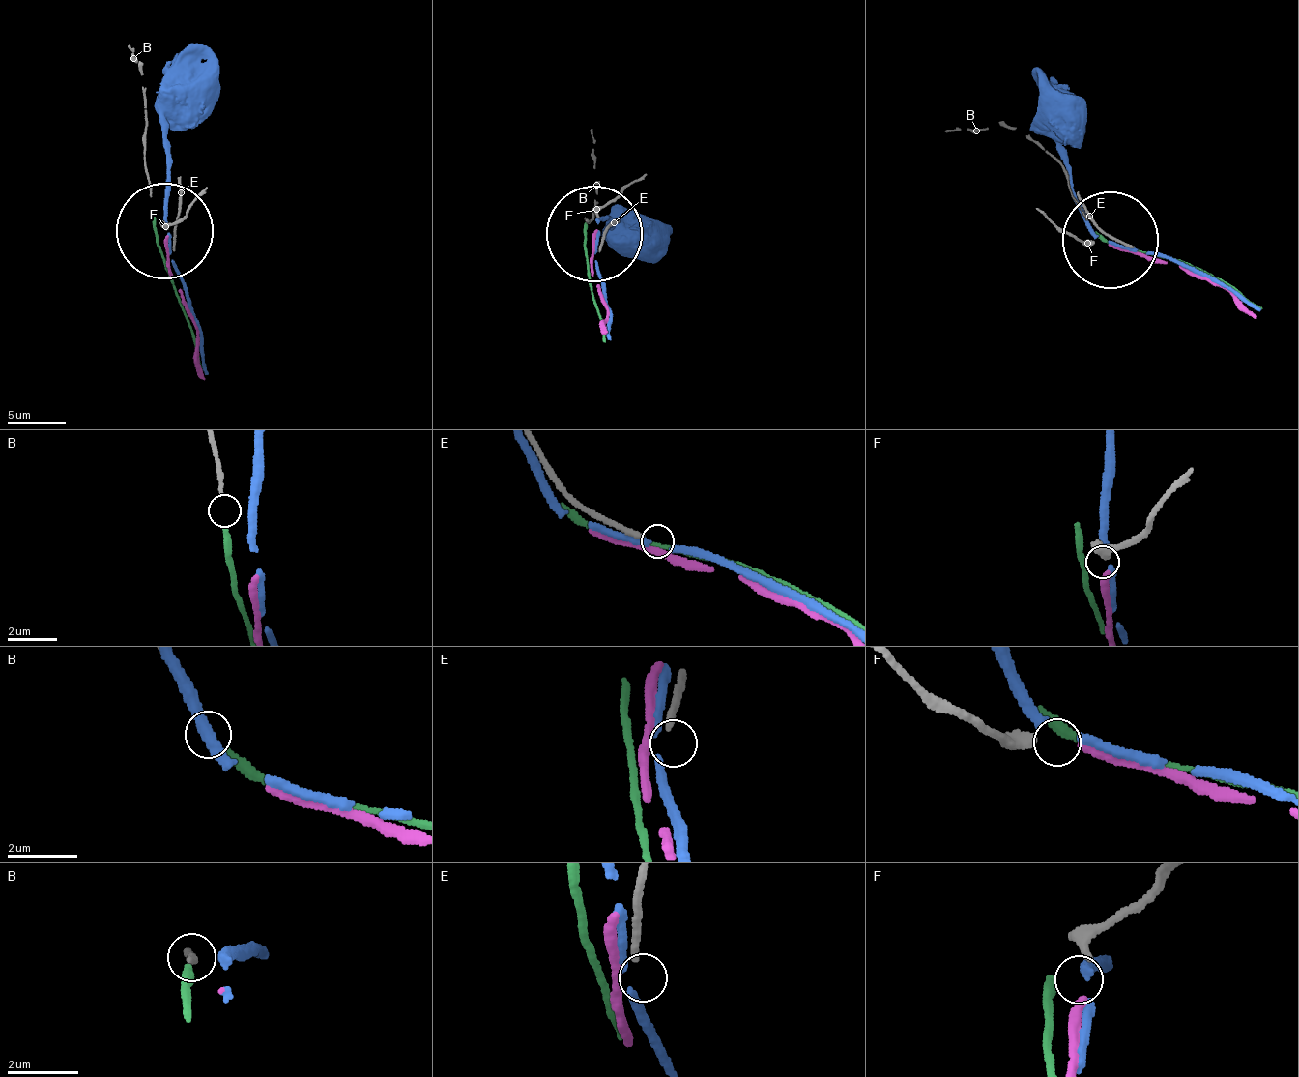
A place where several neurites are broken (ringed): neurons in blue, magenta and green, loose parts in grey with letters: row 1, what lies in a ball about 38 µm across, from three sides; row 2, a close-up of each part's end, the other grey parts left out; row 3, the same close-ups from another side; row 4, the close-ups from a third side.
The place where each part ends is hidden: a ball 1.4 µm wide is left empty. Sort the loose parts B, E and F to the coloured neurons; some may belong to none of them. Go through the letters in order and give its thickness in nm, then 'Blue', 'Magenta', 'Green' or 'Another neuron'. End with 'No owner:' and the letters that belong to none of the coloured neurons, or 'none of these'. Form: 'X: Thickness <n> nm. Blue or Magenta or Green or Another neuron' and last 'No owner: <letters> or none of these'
B: Thickness 150 nm. Green
E: Thickness 180 nm. Another neuron
F: Thickness 360 nm. Magenta
No owner: E

